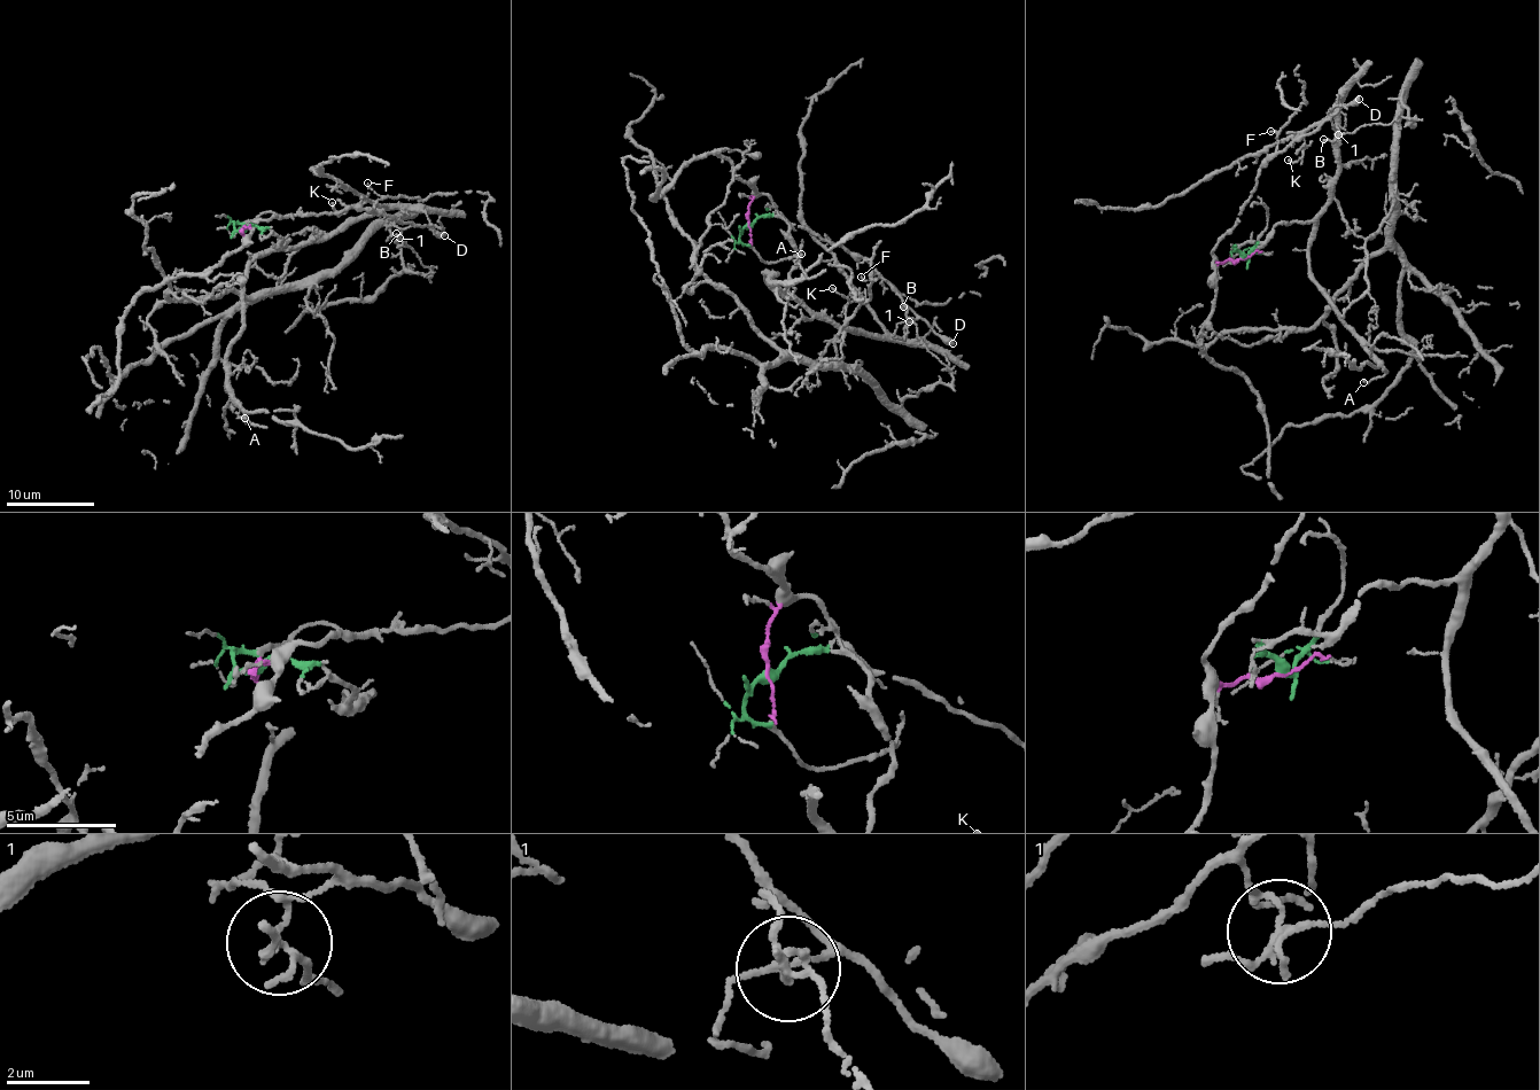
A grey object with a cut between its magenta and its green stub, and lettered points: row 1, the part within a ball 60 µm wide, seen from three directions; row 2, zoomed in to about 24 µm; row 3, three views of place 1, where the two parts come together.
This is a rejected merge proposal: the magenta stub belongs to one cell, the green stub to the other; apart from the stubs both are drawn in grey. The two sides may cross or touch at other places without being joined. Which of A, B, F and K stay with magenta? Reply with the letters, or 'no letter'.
B, F

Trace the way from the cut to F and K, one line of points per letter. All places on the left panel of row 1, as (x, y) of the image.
F: (242, 232), (244, 225), (262, 219), (340, 213), (351, 208), (368, 210), (382, 196), (371, 191), (368, 183)
K: (242, 232), (267, 227), (280, 244), (289, 239), (275, 247), (310, 244), (382, 204), (344, 212), (332, 201)

